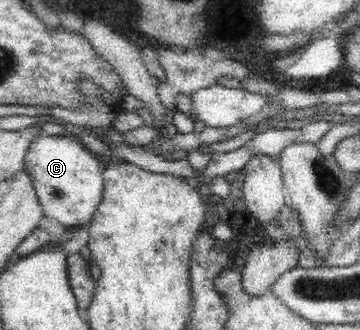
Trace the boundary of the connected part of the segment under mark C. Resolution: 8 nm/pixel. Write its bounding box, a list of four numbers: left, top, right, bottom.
[22,135,103,229]

